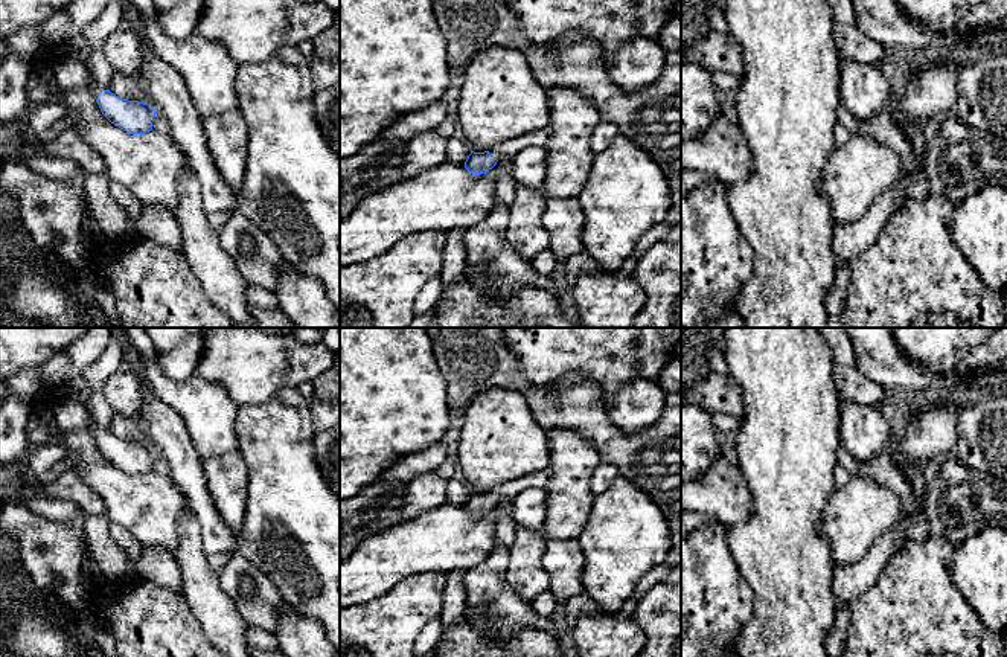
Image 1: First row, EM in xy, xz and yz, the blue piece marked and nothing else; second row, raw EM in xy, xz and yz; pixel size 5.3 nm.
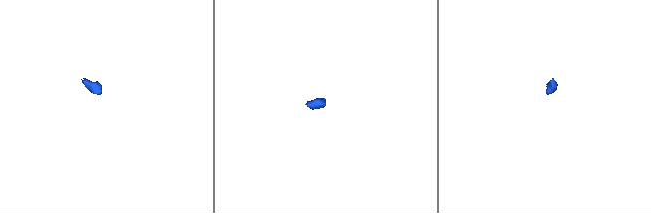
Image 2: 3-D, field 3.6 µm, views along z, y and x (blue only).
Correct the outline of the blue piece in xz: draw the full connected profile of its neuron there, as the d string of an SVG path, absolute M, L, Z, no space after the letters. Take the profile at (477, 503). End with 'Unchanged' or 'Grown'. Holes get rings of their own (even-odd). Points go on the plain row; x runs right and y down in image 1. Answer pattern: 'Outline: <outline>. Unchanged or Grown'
Outline: M550 468L539 473L530 473L519 479L498 485L484 494L471 492L471 495L465 503L465 509L471 515L484 515L486 512L492 511L500 502L506 498L512 500L515 495L521 494L527 488L547 489L548 482L550 482Z. Grown

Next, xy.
Outline: M87 416L87 428L94 436L102 456L120 471L129 476L152 471L155 453L151 447L119 439L110 431L101 430L90 416Z. Grown

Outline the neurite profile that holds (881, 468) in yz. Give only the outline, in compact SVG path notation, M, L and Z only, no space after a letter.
M841 445L838 448L838 465L846 468L852 476L867 476L882 486L887 486L899 495L906 511L914 511L916 497L913 495L909 480L897 471L888 450L882 451L870 462L861 463Z

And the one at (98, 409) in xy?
M93 392L85 409L87 416L90 416L101 430L110 431L110 425L116 412L102 392Z

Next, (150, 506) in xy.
M87 427L58 430L53 439L76 457L72 468L102 497L111 523L128 529L146 549L175 553L178 520L190 508L171 477L152 471L143 476L120 471L102 456Z

